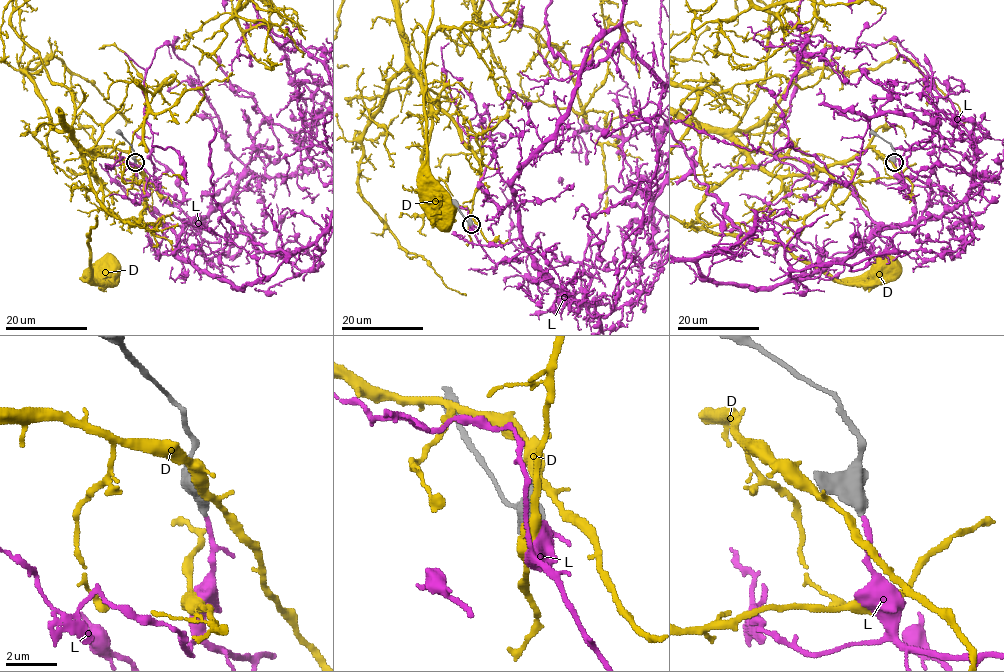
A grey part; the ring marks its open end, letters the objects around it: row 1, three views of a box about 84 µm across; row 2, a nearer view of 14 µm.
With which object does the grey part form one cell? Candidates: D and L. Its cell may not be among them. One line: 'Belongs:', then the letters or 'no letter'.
Belongs: L

